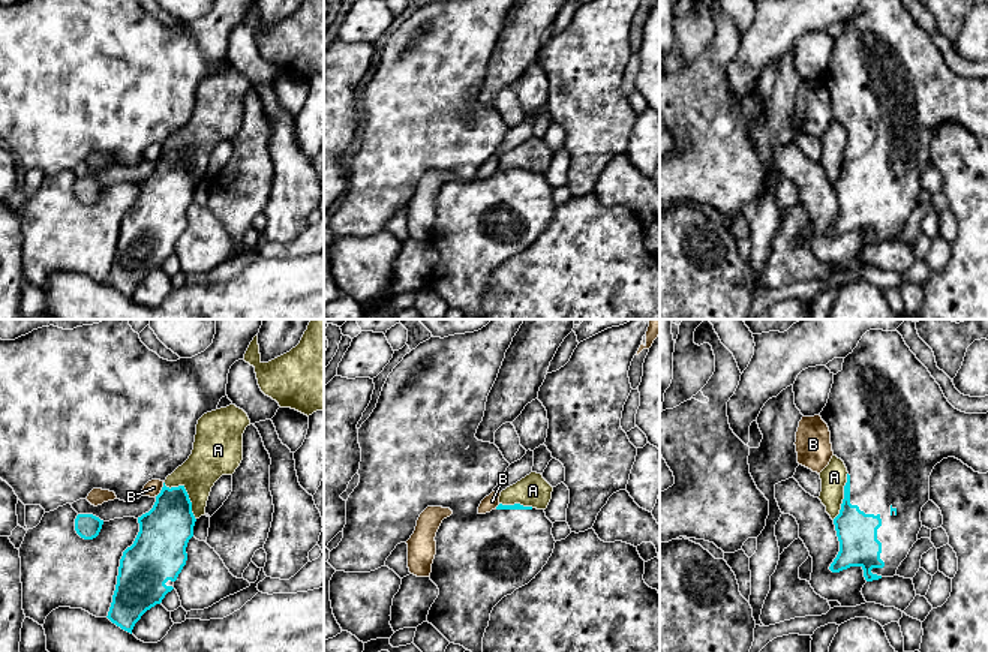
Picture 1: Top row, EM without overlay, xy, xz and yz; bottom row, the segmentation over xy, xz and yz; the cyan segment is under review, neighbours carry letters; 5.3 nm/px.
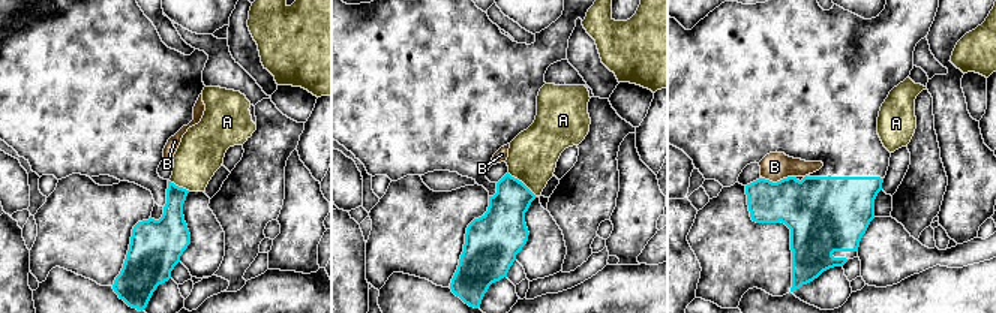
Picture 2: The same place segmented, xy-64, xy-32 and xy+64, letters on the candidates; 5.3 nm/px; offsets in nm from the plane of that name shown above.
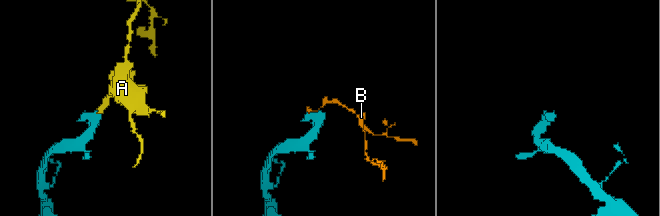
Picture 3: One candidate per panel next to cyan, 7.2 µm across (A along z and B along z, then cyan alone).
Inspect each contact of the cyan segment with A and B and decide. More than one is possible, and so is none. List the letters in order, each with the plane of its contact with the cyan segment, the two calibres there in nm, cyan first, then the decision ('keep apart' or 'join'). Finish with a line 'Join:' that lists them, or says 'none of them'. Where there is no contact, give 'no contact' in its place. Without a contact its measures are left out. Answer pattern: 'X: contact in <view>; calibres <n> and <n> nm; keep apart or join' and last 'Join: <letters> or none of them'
A: contact in xy; calibres 280 and 220 nm; keep apart
B: contact in xy; calibres 280 and 90 nm; keep apart
Join: none of them

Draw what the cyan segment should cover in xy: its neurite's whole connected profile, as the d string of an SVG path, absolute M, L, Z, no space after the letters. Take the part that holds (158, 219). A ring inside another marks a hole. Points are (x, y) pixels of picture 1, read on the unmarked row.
M21 0L15 4L0 3L0 142L13 153L24 169L40 169L45 177L49 177L66 168L87 163L93 153L109 154L115 157L117 163L133 166L142 160L142 153L148 145L160 144L163 147L153 172L138 181L139 196L133 208L123 216L112 267L106 280L112 288L130 298L141 280L156 268L160 268L165 259L174 253L174 246L187 225L187 207L193 201L196 183L192 177L189 159L184 150L166 151L165 144L192 118L198 84L204 78L217 73L220 63L226 60L231 30L244 22L253 1L255 0L214 0L213 7L204 16L177 25L160 22L141 6L139 0Z

